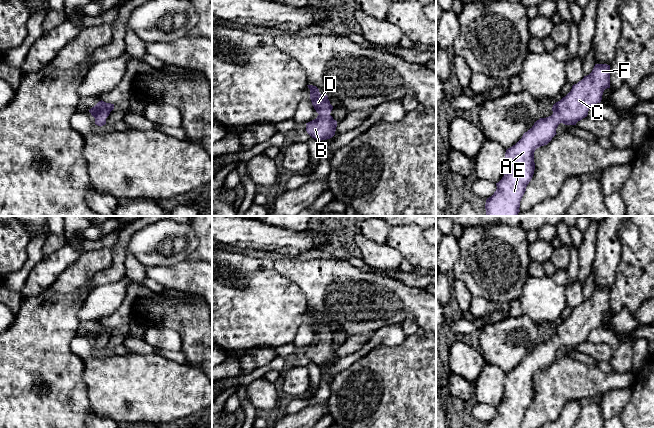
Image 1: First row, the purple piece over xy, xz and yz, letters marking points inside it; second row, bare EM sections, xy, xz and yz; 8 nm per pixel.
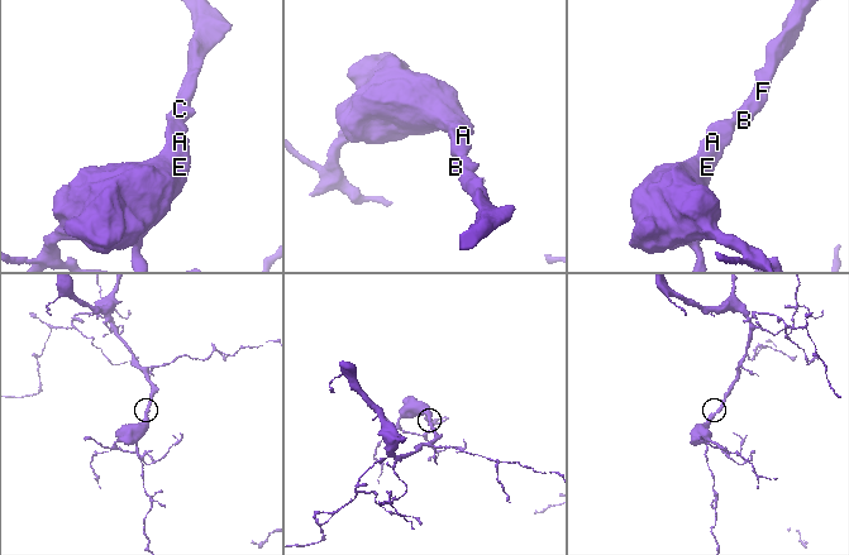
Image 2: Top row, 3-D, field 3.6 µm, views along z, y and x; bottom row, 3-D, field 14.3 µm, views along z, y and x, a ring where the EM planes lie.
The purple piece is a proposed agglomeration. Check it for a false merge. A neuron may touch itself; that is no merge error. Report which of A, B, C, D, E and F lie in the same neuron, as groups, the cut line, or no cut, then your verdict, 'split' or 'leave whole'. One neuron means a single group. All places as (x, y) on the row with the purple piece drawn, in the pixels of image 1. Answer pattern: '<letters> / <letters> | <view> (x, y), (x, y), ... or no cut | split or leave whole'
A B C D E F | no cut | leave whole

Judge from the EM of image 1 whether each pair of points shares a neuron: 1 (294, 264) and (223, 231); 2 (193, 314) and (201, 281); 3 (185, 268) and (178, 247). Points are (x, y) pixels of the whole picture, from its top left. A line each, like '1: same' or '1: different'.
1: different
2: different
3: different

